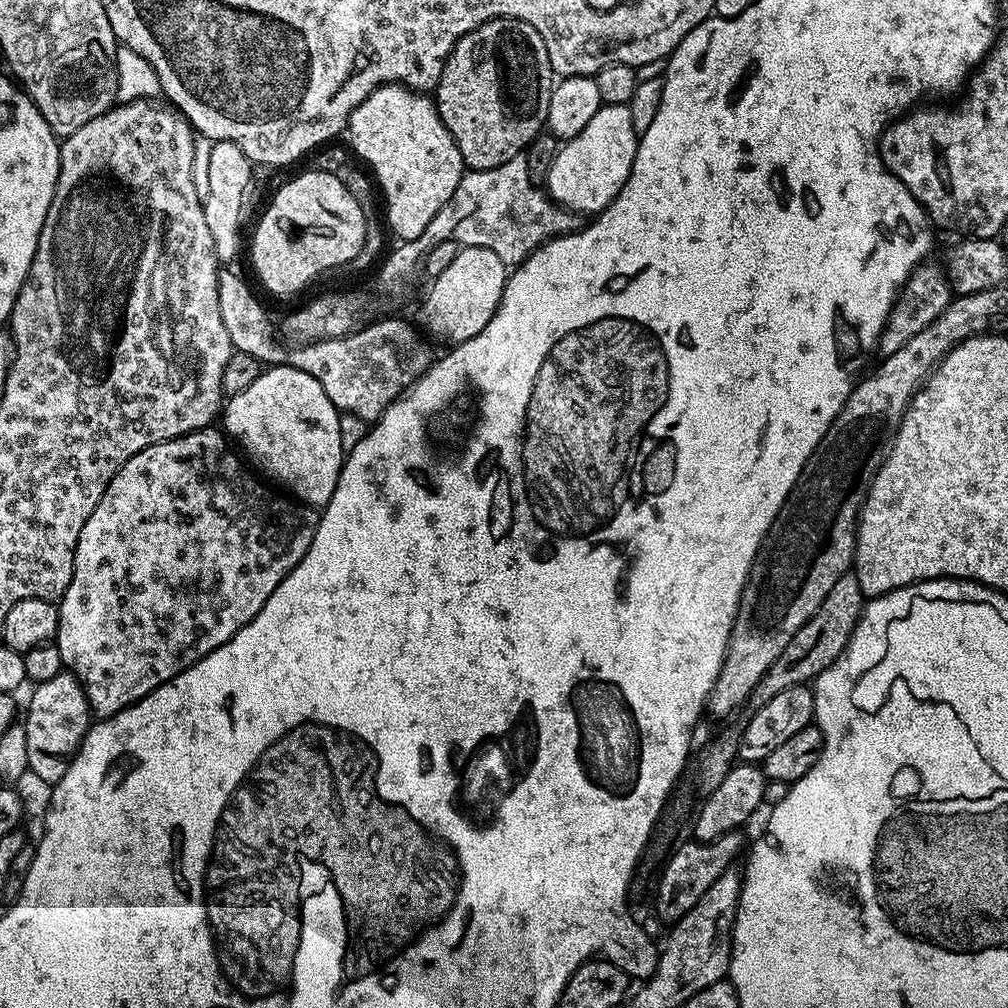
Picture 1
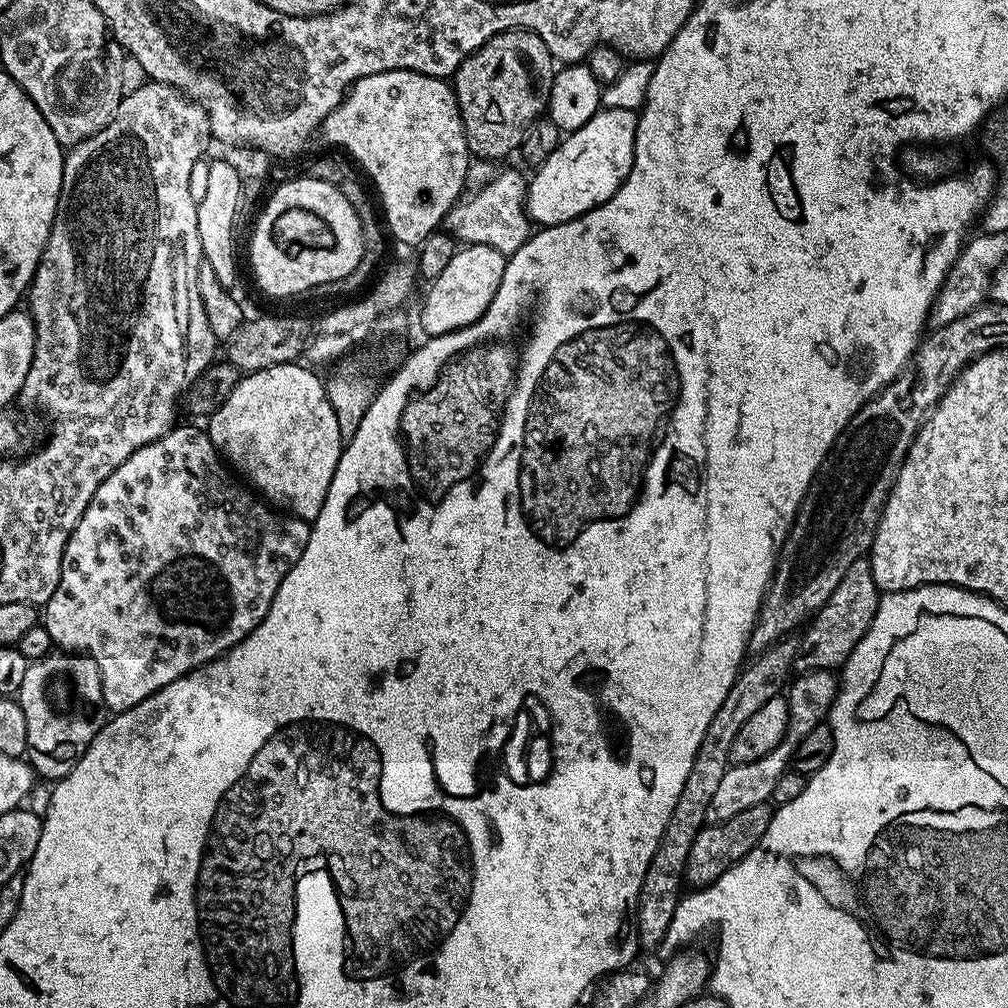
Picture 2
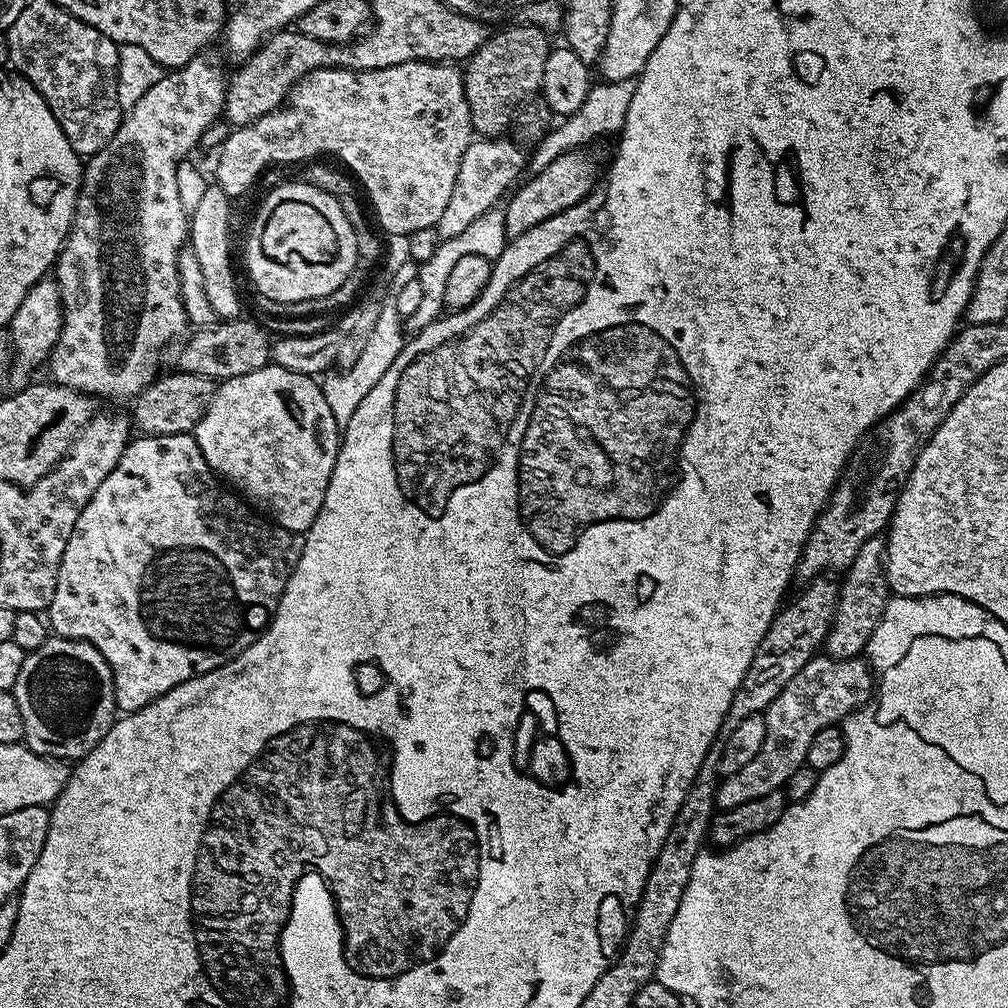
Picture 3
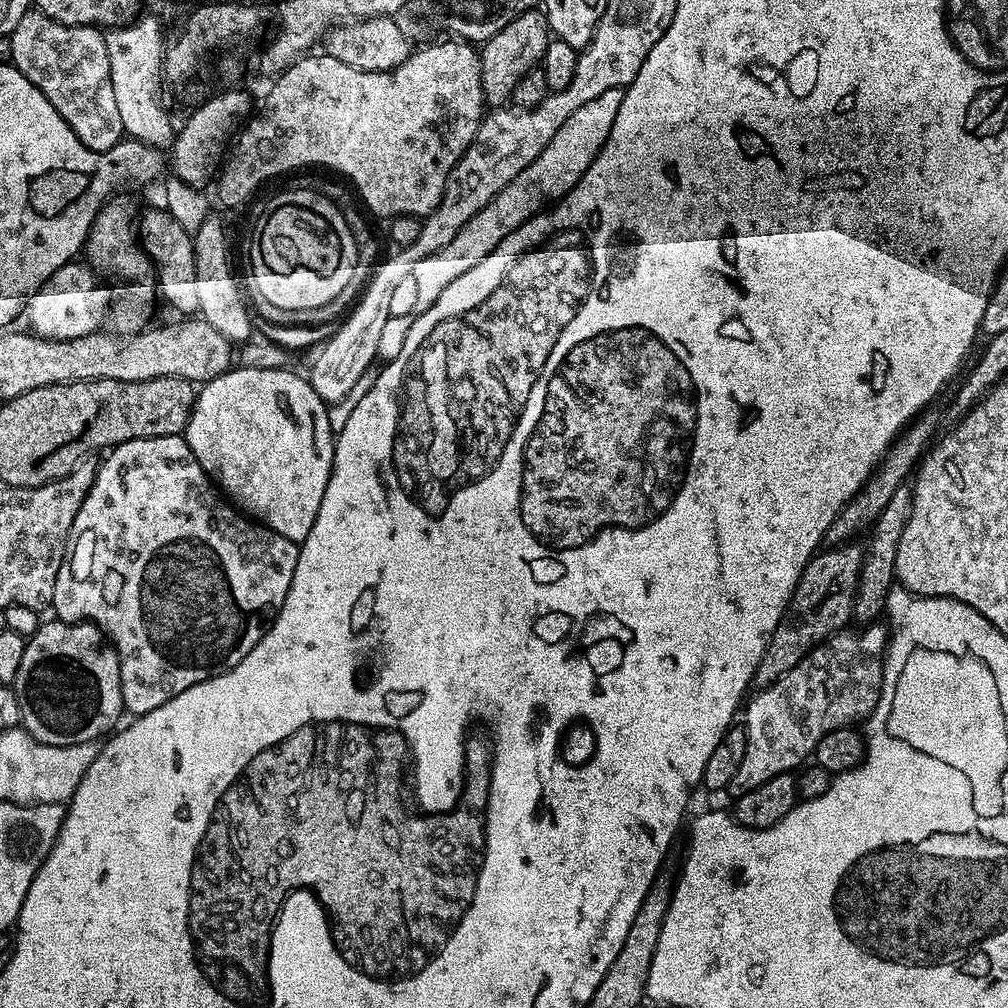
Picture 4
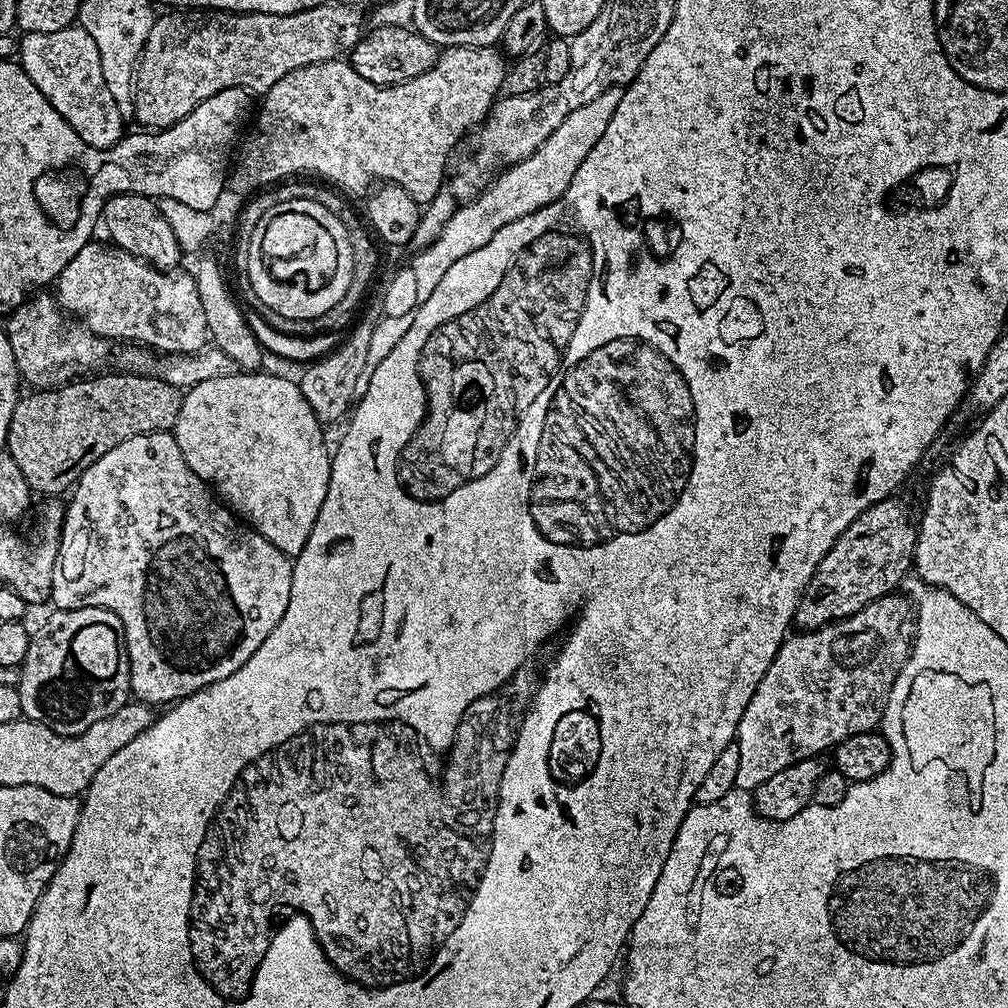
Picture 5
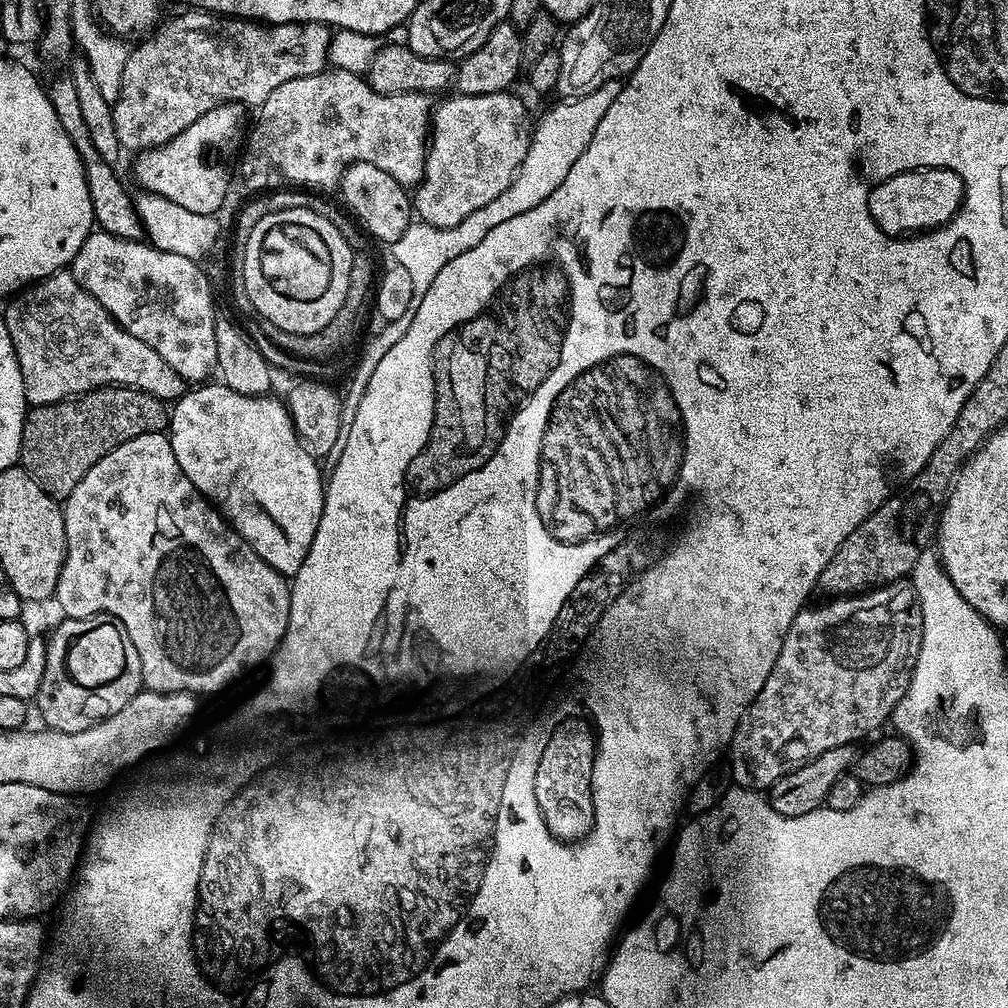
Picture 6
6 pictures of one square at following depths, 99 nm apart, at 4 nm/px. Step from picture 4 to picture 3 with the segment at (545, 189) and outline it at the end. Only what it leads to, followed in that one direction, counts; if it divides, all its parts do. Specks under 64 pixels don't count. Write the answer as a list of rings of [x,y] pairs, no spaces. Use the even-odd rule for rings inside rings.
[[[604,80],[593,83],[586,94],[586,102],[572,116],[563,117],[545,134],[545,138],[536,144],[530,156],[530,168],[533,173],[540,172],[550,166],[560,155],[583,149],[583,144],[591,140],[600,140],[603,136],[619,133],[626,122],[626,110],[630,110],[630,98],[634,98],[636,80]],[[500,210],[482,214],[482,218],[474,218],[474,222],[470,222],[470,226],[466,226],[466,230],[462,230],[462,234],[454,234],[454,238],[441,240],[438,250],[434,252],[434,258],[419,265],[418,278],[422,282],[422,302],[419,304],[418,310],[414,310],[414,314],[406,317],[407,327],[419,330],[440,319],[442,309],[445,307],[444,295],[446,294],[447,279],[450,278],[451,270],[460,258],[464,258],[466,255],[481,255],[482,258],[494,262],[504,253],[505,243],[504,213]]]

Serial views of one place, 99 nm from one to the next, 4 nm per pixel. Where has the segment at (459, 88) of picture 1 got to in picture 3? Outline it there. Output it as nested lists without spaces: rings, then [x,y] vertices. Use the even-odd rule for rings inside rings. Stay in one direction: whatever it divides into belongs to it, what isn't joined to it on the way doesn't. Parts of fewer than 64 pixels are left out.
[[[513,24],[513,28],[504,28],[497,36],[496,33],[489,35],[479,50],[468,57],[463,69],[464,93],[470,106],[472,131],[480,138],[503,137],[513,127],[520,105],[540,91],[542,70],[546,70],[546,58],[550,51],[550,43],[544,37],[547,35],[533,24]]]

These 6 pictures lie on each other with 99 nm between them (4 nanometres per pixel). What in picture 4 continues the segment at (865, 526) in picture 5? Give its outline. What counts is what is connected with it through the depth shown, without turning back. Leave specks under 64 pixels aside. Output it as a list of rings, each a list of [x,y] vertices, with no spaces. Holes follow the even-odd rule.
[[[848,542],[843,547],[832,546],[827,550],[829,552],[824,552],[825,550],[817,551],[811,562],[802,570],[802,574],[798,578],[798,586],[788,603],[788,609],[782,614],[776,629],[772,631],[766,650],[762,654],[762,662],[758,662],[756,667],[754,684],[757,689],[766,688],[769,684],[773,684],[778,678],[782,678],[782,674],[786,674],[786,670],[794,670],[794,666],[798,666],[800,659],[811,648],[824,643],[835,632],[849,627],[852,620],[852,603],[856,597],[856,587],[860,577],[862,548],[861,545],[856,545],[856,542]]]

